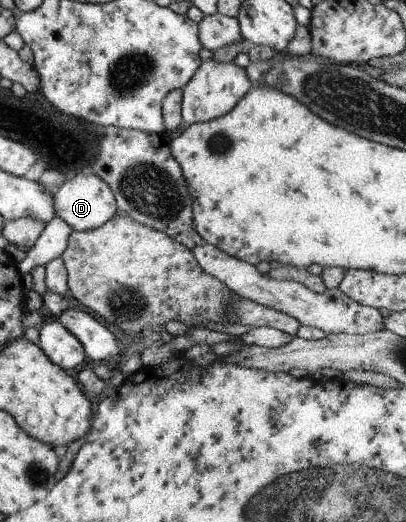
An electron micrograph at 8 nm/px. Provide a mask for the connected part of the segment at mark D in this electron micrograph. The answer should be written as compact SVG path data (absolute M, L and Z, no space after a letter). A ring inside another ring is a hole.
M77 172L73 177L59 185L57 192L52 194L54 216L61 219L72 231L86 231L101 226L109 217L115 215L116 202L109 185L97 175Z

